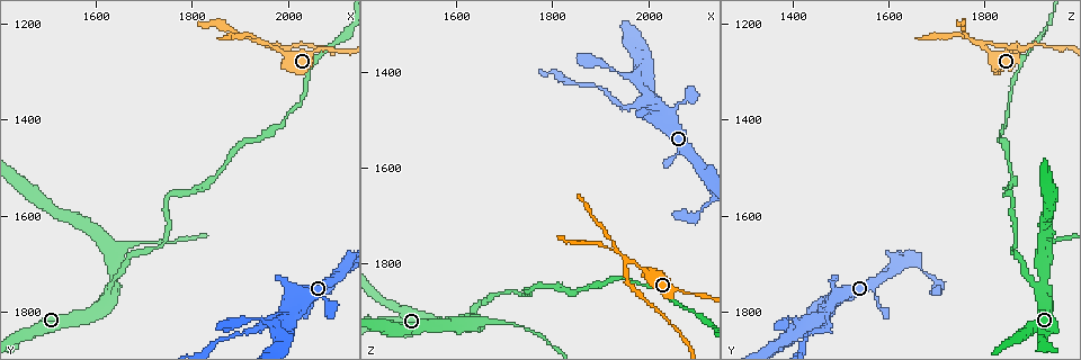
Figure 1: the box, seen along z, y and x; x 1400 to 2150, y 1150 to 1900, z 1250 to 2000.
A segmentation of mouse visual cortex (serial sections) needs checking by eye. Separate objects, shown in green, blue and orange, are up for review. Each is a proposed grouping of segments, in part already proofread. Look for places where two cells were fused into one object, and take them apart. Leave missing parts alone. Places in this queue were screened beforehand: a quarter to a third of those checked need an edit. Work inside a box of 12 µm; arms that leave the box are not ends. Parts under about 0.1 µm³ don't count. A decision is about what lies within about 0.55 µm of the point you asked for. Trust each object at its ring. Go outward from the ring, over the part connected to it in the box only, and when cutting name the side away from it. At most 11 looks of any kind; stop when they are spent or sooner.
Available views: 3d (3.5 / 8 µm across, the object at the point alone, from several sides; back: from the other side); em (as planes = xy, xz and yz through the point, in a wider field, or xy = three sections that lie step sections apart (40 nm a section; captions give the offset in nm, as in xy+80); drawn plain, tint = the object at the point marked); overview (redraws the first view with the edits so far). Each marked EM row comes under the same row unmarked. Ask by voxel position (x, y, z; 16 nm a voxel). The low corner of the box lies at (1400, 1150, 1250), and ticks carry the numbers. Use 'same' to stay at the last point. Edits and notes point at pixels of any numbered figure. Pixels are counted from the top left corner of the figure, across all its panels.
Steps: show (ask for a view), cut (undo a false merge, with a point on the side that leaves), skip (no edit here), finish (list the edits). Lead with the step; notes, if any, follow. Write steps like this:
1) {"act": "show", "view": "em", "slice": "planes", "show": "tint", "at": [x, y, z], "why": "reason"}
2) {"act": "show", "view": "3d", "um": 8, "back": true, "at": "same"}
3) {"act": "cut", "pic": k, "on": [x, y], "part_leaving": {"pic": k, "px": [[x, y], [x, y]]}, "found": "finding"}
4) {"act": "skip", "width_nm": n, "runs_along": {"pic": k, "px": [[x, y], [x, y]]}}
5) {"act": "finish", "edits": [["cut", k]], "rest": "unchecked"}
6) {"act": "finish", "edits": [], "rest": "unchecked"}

{"act": "show", "view": "em", "slice": "xy", "step": 5, "show": "tint", "at": [2000, 1815, 1465], "why": "arms run side by side"}

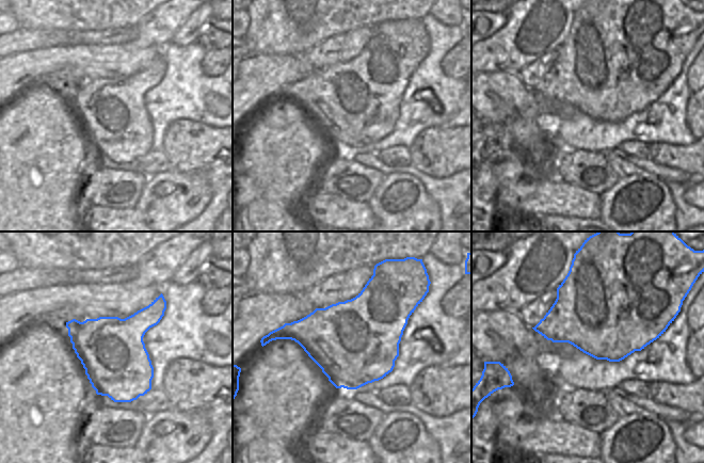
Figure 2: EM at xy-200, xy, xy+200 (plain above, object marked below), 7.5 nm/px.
{"act": "show", "view": "3d", "um": 3.5, "at": "same", "why": "wider look"}

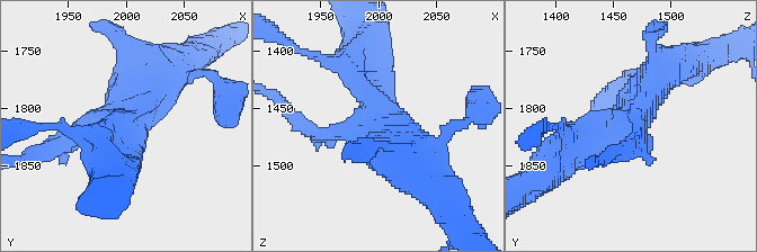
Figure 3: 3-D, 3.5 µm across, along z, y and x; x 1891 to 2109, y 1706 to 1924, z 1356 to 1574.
{"act": "cut", "pic": 3, "on": [309, 124], "arm_widths_nm": [150, 300, 350, 500], "part_leaving": {"pic": 3, "px": [[341, 133], [311, 133], [283, 104]]}, "found": "two cells meet here"}

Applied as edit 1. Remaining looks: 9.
{"act": "show", "view": "3d", "um": 8, "at": [1960, 1240, 1795], "why": "sharp bend"}

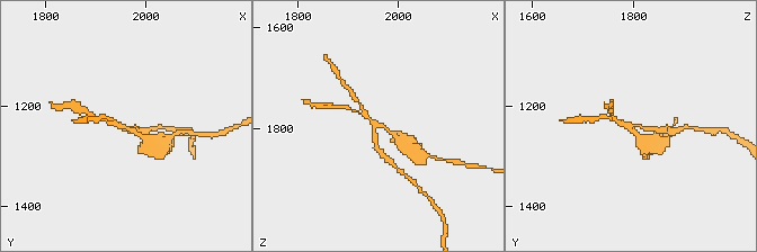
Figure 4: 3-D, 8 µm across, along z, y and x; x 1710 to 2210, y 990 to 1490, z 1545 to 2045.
{"act": "show", "view": "3d", "um": 3.5, "at": [1960, 1245, 1790]}

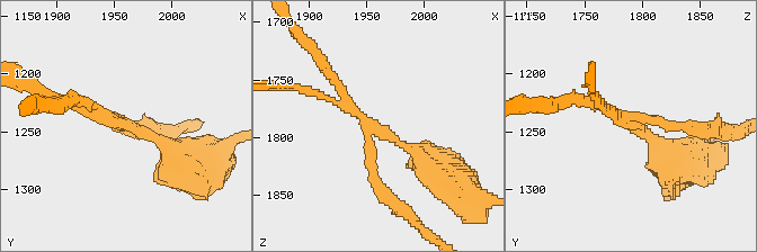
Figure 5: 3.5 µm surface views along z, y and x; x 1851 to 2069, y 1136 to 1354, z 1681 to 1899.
{"act": "show", "view": "em", "slice": "planes", "show": "tint", "at": [1960, 1244, 1792]}

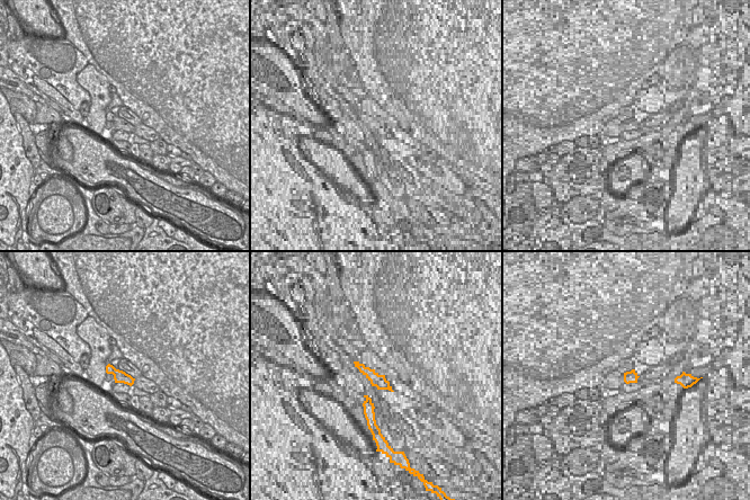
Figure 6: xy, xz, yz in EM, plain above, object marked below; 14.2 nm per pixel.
{"act": "cut", "pic": 5, "on": [321, 64], "border": {"pic": 6, "px": [[115, 368], [113, 374]]}, "found": "two cells meet here"}

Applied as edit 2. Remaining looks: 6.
{"act": "show", "view": "3d", "um": 8, "at": [1630, 1760, 1920], "why": "arms part here"}

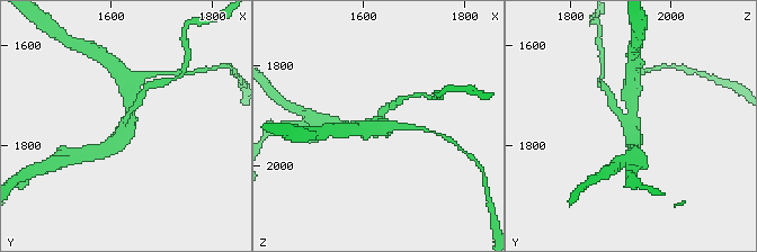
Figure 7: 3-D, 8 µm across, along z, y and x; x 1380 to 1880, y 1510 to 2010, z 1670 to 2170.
{"act": "show", "view": "em", "slice": "xy", "step": 5, "show": "tint", "at": [1625, 1760, 1920], "why": "need the tissue"}

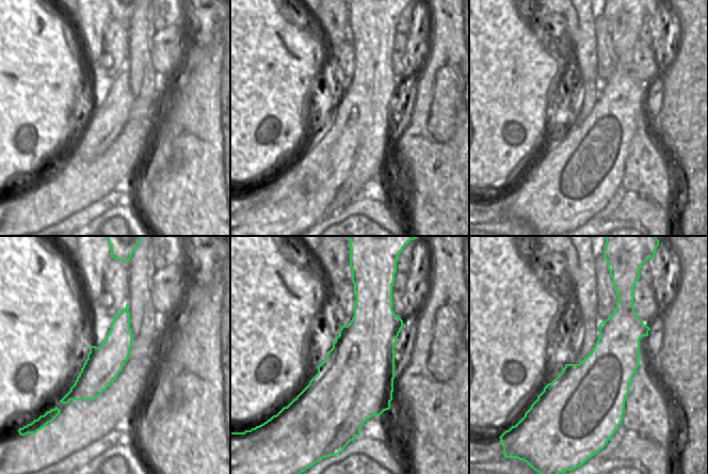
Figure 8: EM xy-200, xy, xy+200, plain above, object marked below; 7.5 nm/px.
{"act": "skip", "width_nm": 550, "runs_along": {"pic": 7, "px": [[104, 149], [125, 131], [130, 92]]}, "found": "one cell here"}

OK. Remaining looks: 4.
{"act": "show", "view": "3d", "um": 3.5, "back": true, "at": [1750, 1560, 1855], "why": "abrupt turn"}

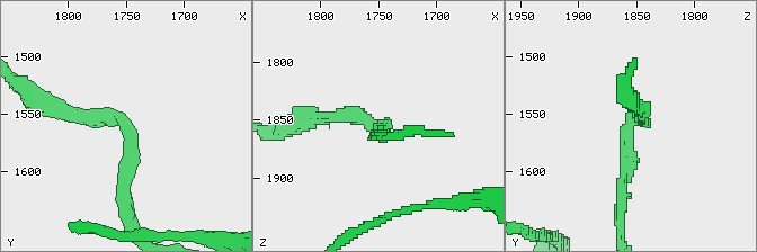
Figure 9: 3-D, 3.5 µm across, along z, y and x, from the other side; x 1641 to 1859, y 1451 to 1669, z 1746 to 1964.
{"act": "show", "view": "em", "slice": "xy", "step": 5, "show": "tint", "at": [1748, 1562, 1856], "arm_widths_nm": [150, 200], "why": "shape alone is not enough"}

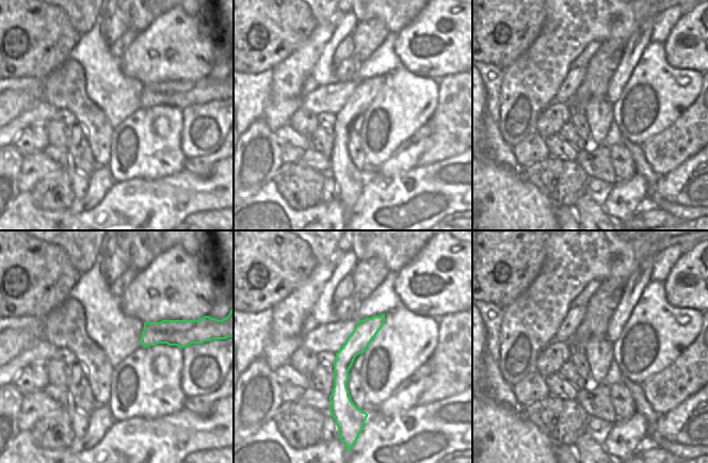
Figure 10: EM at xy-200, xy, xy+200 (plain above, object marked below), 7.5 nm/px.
{"act": "skip", "runs_along": {"pic": 9, "px": [[126, 194], [130, 128], [58, 108]]}, "found": "one cell here"}

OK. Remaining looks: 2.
{"act": "show", "view": "3d", "um": 3.5, "back": true, "at": [1685, 1655, 1925]}

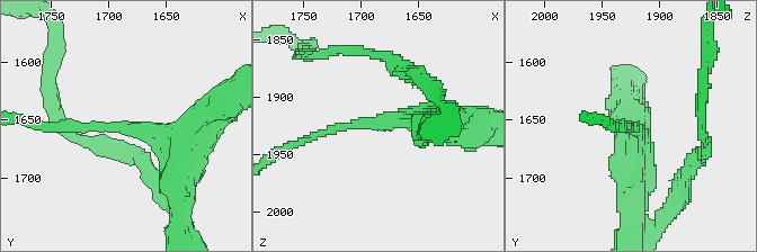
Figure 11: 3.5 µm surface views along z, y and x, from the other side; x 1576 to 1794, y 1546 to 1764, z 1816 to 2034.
{"act": "show", "view": "em", "slice": "xy", "step": 3, "show": "tint", "at": [1680, 1656, 1922], "arm_widths_nm": [150, 450]}

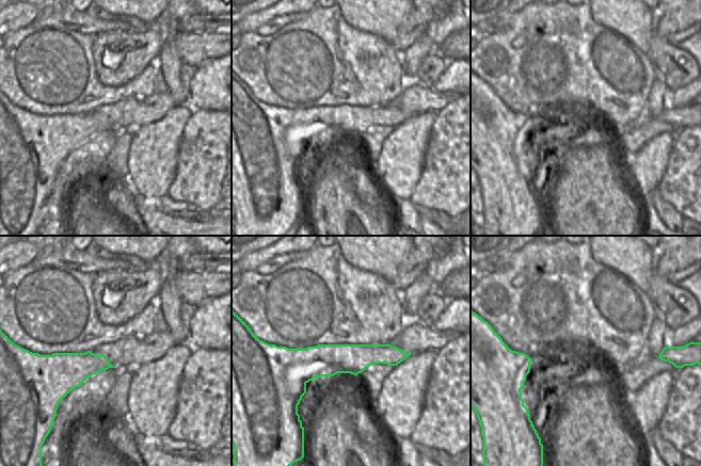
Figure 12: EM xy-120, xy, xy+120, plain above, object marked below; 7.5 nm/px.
{"act": "skip", "runs_along": {"pic": 11, "px": [[179, 168], [159, 133], [55, 126]]}, "found": "continuous, no second cell"}

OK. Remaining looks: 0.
{"act": "finish", "edits": [["cut", 3], ["cut", 5]], "rest": "unchecked"}

